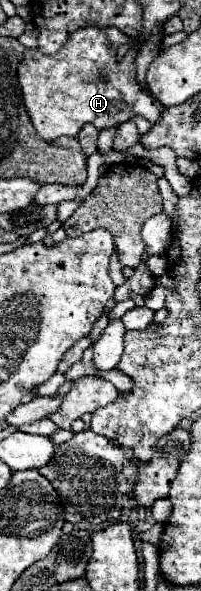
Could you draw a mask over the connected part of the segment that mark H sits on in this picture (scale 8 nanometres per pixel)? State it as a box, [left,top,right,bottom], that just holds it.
[19,26,165,140]

